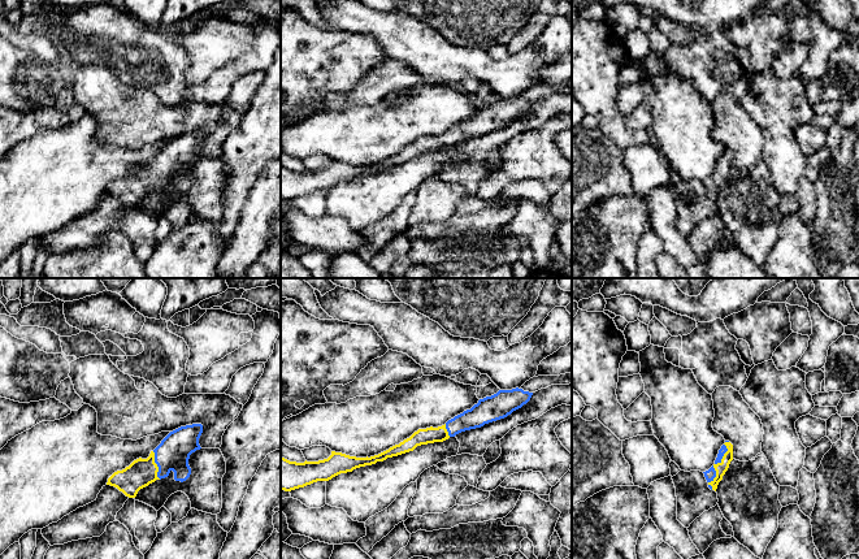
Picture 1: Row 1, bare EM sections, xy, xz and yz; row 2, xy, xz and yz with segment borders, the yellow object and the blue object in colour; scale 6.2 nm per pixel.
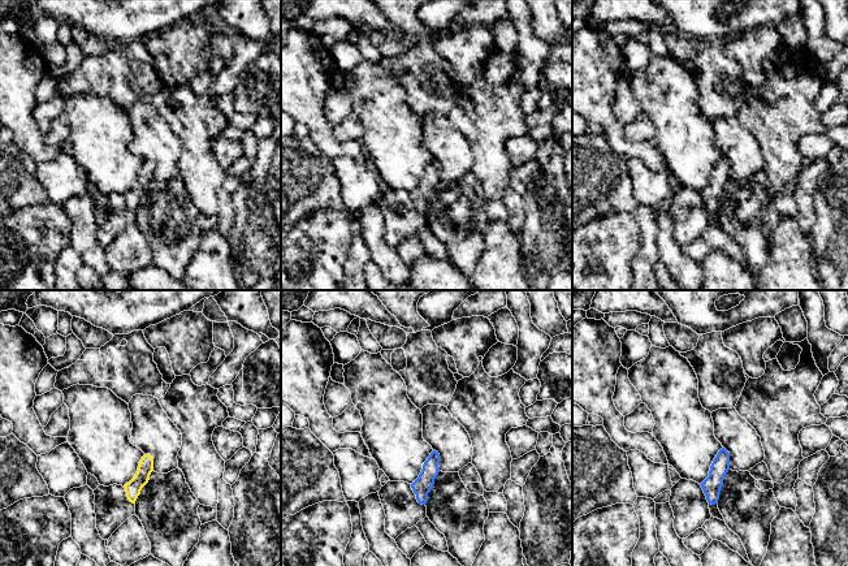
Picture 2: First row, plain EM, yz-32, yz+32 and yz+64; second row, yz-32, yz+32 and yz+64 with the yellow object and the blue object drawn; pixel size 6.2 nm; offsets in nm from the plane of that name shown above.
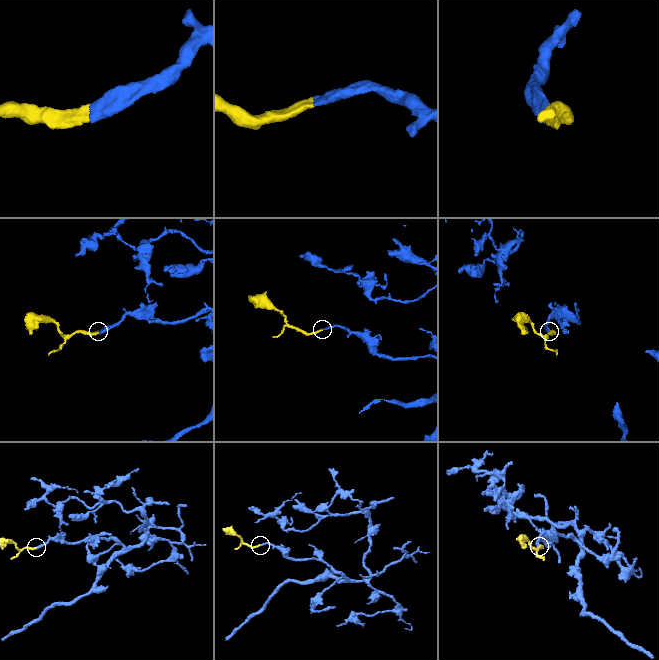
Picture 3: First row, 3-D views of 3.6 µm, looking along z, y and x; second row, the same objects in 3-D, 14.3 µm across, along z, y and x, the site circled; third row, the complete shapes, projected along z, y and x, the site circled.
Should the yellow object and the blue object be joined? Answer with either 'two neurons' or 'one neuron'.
one neuron

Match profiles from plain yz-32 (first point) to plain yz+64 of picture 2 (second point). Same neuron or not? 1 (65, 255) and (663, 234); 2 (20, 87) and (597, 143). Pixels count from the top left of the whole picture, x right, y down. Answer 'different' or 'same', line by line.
1: different
2: different

